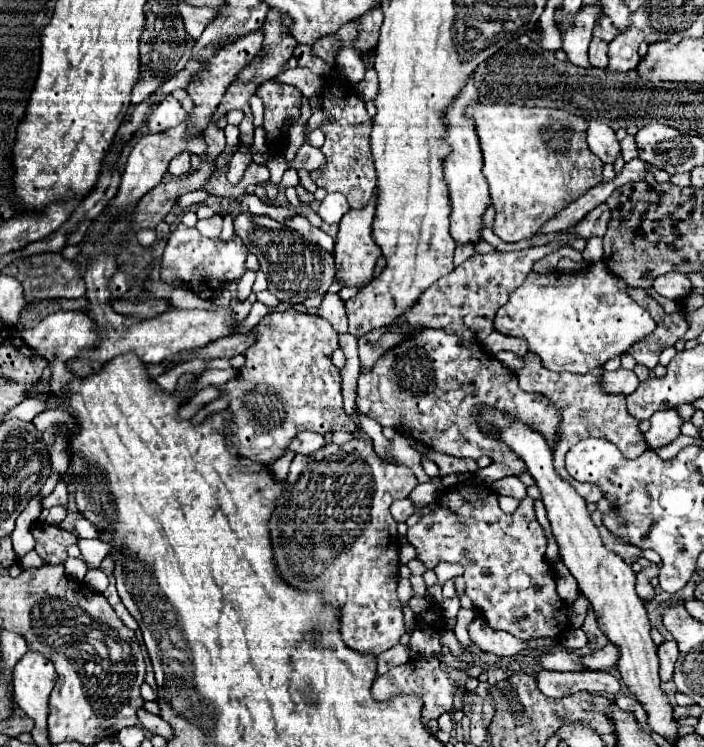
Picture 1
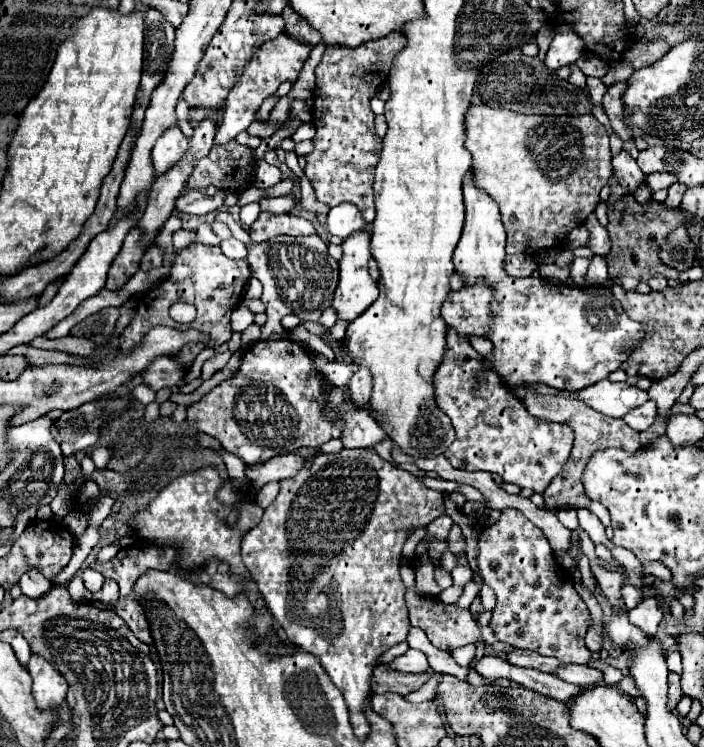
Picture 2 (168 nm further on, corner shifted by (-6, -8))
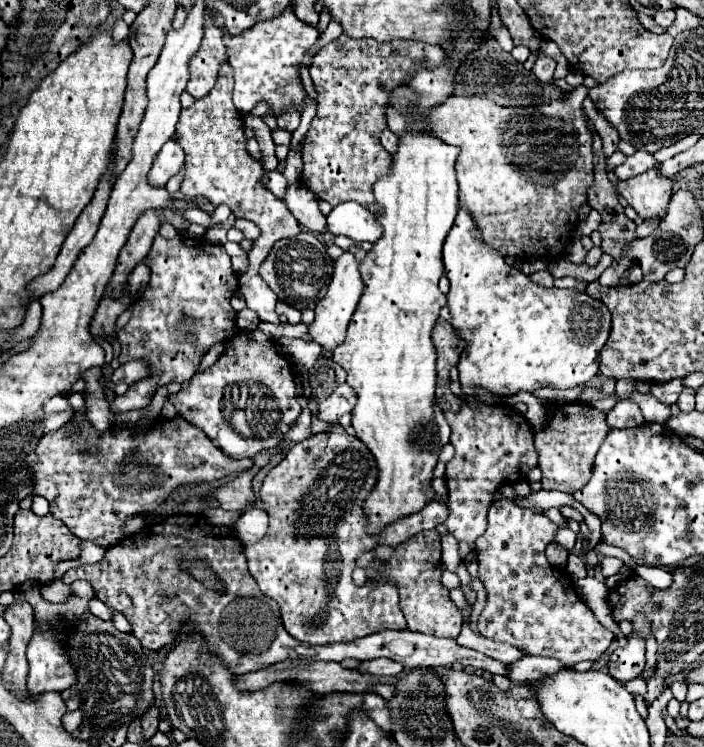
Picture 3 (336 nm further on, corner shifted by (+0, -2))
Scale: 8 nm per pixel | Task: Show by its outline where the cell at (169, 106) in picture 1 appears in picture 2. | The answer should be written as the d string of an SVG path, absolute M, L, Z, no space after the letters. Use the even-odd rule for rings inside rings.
M170 126L168 130L164 130L152 148L152 162L158 174L164 174L164 170L168 170L172 162L178 162L180 154L184 154L186 148L188 138L182 134L180 126Z

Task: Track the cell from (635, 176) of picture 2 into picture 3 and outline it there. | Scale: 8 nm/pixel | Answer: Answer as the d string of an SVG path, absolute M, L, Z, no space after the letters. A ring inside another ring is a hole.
M650 168L646 174L622 182L620 192L642 220L664 220L672 198L672 180L662 176L658 168Z

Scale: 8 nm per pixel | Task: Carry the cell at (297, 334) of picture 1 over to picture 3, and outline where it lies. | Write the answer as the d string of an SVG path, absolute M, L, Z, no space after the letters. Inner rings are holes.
M240 330L228 340L224 340L224 352L210 368L206 368L204 372L196 372L190 378L190 386L182 388L178 394L170 394L168 400L176 406L180 416L184 416L190 424L202 428L206 436L226 456L252 458L262 450L274 448L290 430L294 420L300 416L292 366L284 356L278 354L276 348L278 346L274 344L274 340L266 338L260 330L252 330L252 332Z

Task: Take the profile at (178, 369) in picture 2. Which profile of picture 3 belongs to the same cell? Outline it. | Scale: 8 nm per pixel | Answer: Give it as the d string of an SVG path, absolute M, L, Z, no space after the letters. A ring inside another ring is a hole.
M134 360L134 362L128 362L128 364L120 366L120 368L116 368L110 380L112 380L114 384L118 384L118 382L134 384L136 380L144 378L146 374L148 374L148 364L146 364L146 362L138 362L138 360Z

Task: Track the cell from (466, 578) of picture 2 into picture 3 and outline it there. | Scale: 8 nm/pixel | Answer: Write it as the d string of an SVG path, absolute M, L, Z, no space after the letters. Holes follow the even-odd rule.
M440 320L434 326L432 344L434 344L436 356L438 356L438 362L436 362L436 372L438 372L436 400L438 400L438 406L442 408L442 414L446 416L450 428L452 428L450 444L456 448L454 458L446 464L446 486L448 486L448 496L450 496L450 502L448 502L450 514L448 514L444 526L460 542L460 558L464 560L468 556L468 552L474 550L476 538L482 536L482 532L486 532L486 512L488 512L488 508L492 504L492 494L500 486L504 486L504 484L516 484L516 482L526 480L526 474L538 462L538 454L536 454L536 448L534 448L534 434L532 434L532 428L530 428L528 420L522 414L518 414L512 406L496 404L496 406L484 406L484 408L478 406L478 408L472 408L462 398L458 398L458 396L454 396L450 392L450 376L448 376L448 372L450 372L452 366L458 364L458 358L460 358L460 352L462 352L464 342L458 342L458 338L452 332L452 326L446 320Z

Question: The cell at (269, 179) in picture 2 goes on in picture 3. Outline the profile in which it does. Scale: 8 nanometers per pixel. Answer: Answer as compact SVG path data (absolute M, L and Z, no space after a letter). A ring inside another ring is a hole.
M274 170L274 172L264 172L262 182L266 184L266 188L268 188L276 198L284 200L284 194L286 194L288 182L286 182L286 178L284 178L278 170Z

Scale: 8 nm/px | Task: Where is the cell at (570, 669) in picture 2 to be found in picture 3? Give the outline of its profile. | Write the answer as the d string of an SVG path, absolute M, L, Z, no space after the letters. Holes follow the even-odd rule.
M522 656L520 660L508 664L506 676L516 684L524 684L556 674L558 670L562 670L562 664L558 664L558 660L550 660L544 656Z

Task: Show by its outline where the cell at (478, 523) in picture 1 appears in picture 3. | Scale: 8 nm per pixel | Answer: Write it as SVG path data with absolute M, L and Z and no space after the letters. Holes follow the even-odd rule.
M498 500L488 510L488 530L476 540L476 558L480 564L480 580L486 588L486 606L478 618L478 630L484 638L494 642L514 644L524 654L556 658L564 666L574 666L582 660L598 660L614 640L614 634L606 630L592 610L578 596L572 578L550 566L544 556L544 548L554 540L558 526L544 514L518 506L512 500Z

